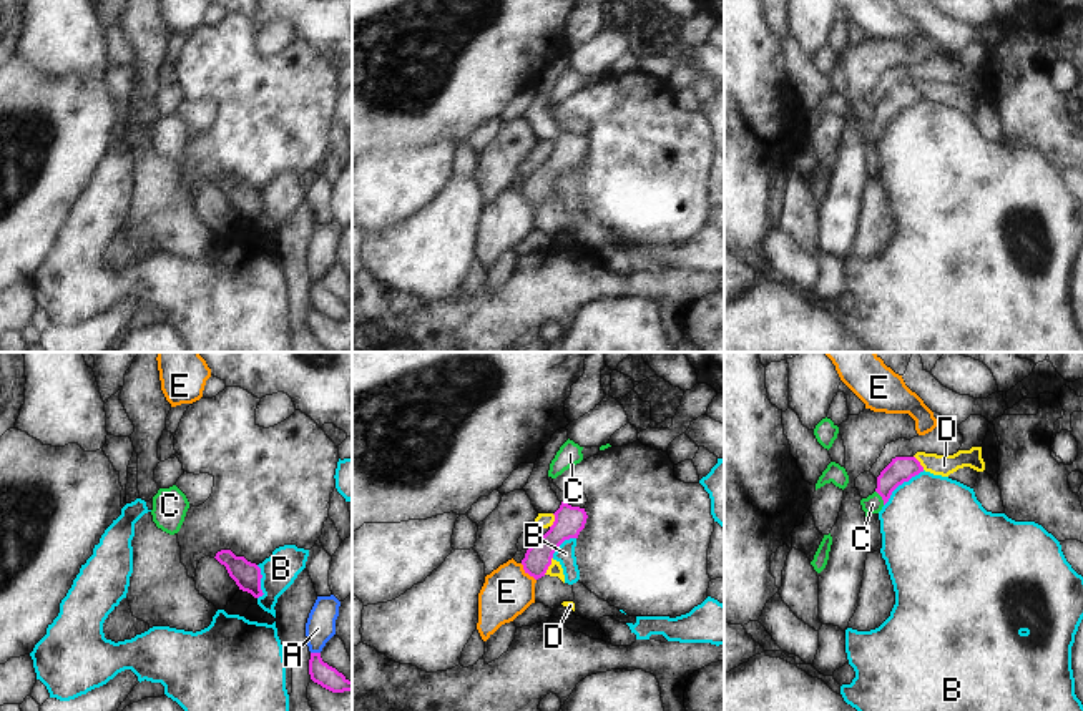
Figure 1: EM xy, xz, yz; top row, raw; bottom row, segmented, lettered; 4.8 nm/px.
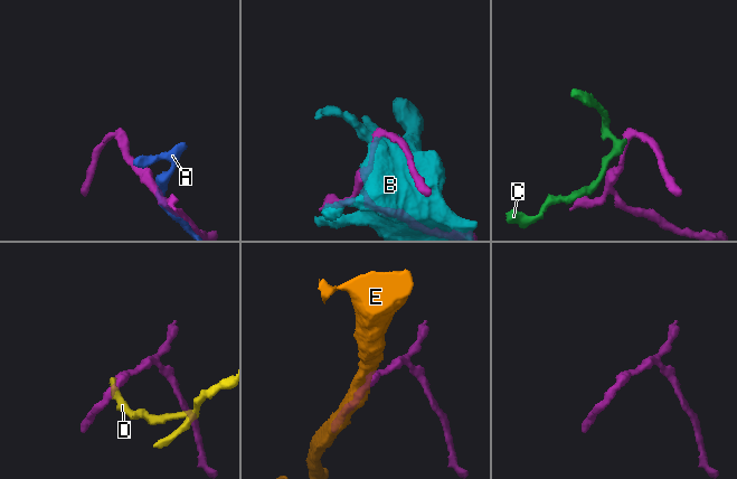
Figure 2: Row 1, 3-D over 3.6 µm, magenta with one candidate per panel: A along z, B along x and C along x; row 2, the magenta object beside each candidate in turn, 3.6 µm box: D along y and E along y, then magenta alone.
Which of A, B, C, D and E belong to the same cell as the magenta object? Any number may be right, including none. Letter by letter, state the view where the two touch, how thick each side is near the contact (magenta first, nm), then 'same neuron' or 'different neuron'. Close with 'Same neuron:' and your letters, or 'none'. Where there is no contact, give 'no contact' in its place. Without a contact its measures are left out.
A: meets magenta in xy; 110 nm thick on the magenta side, 140 nm on the other; different neuron
B: meets magenta in yz; 120 nm thick on the magenta side, 480 nm on the other; different neuron
C: meets magenta in yz; 120 nm thick on the magenta side, 90 nm on the other; same neuron
D: meets magenta in xz; 140 nm thick on the magenta side, 70 nm on the other; different neuron
E: meets magenta in xz; 130 nm thick on the magenta side, 240 nm on the other; different neuron
Same neuron: C

